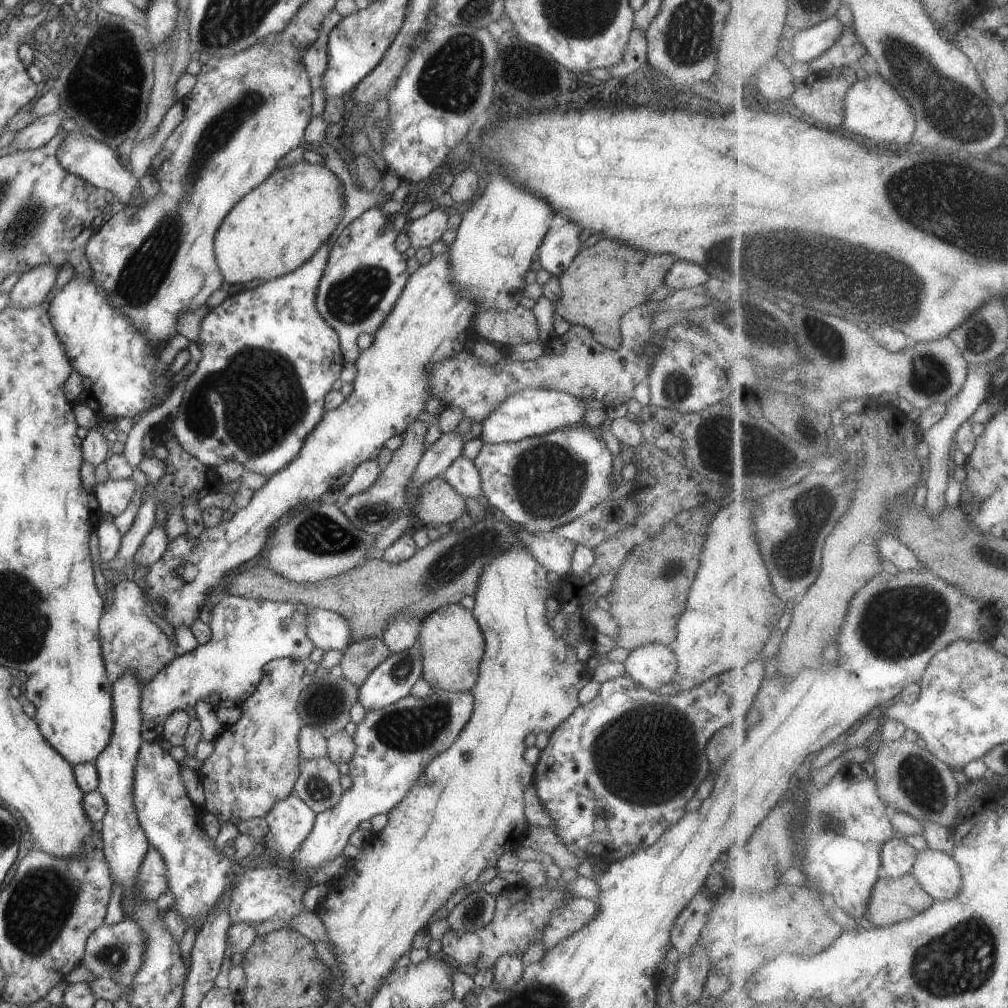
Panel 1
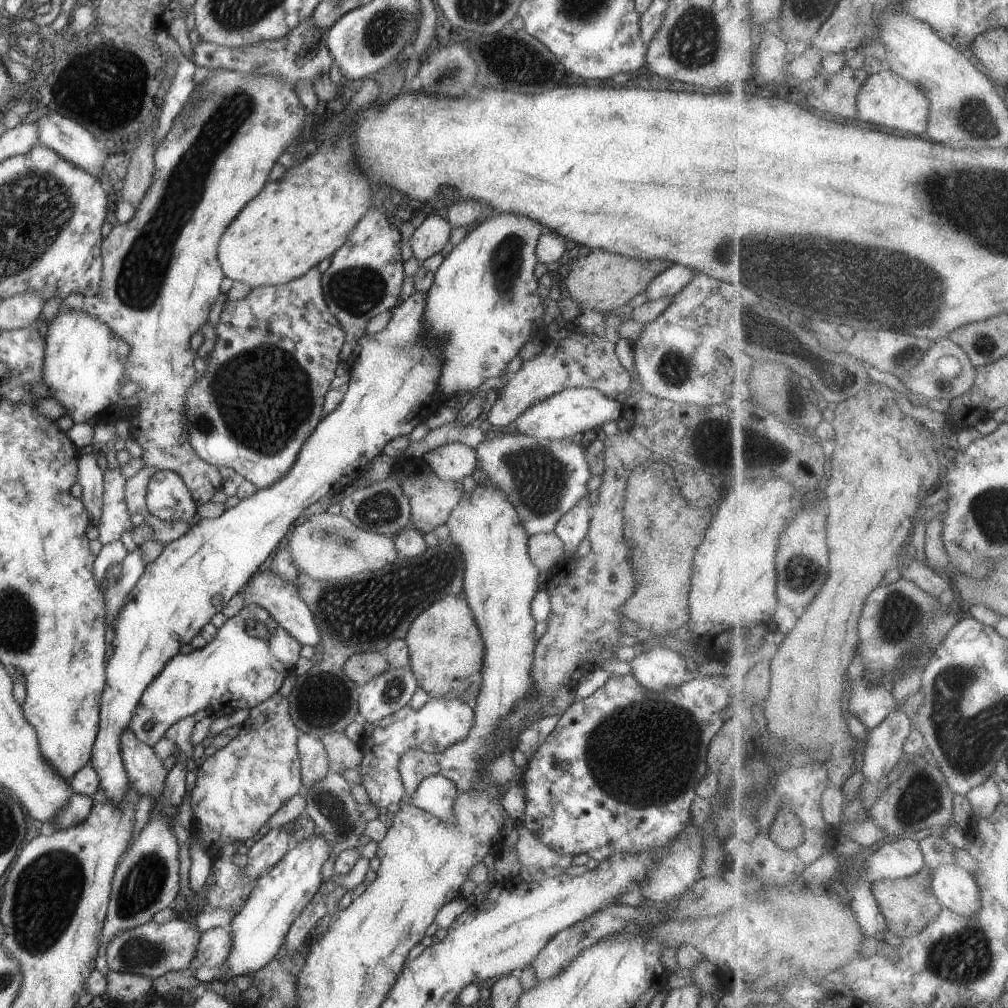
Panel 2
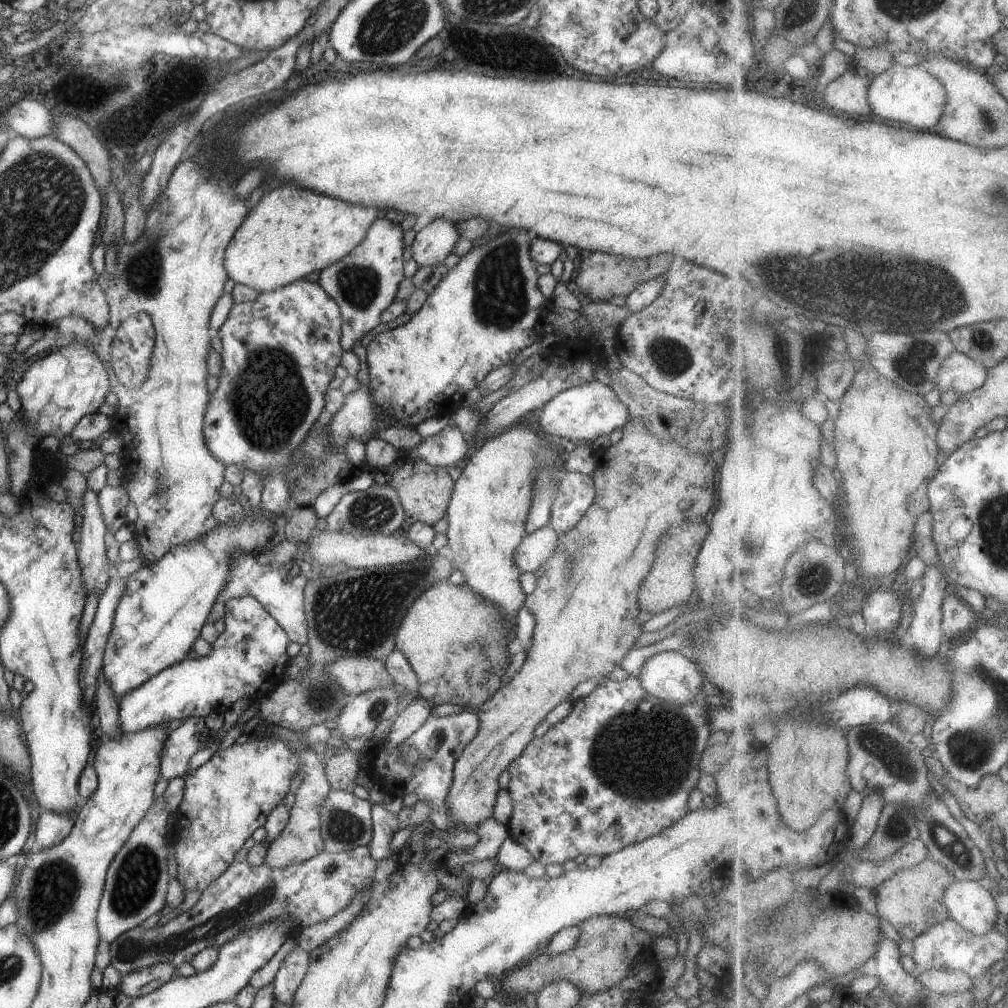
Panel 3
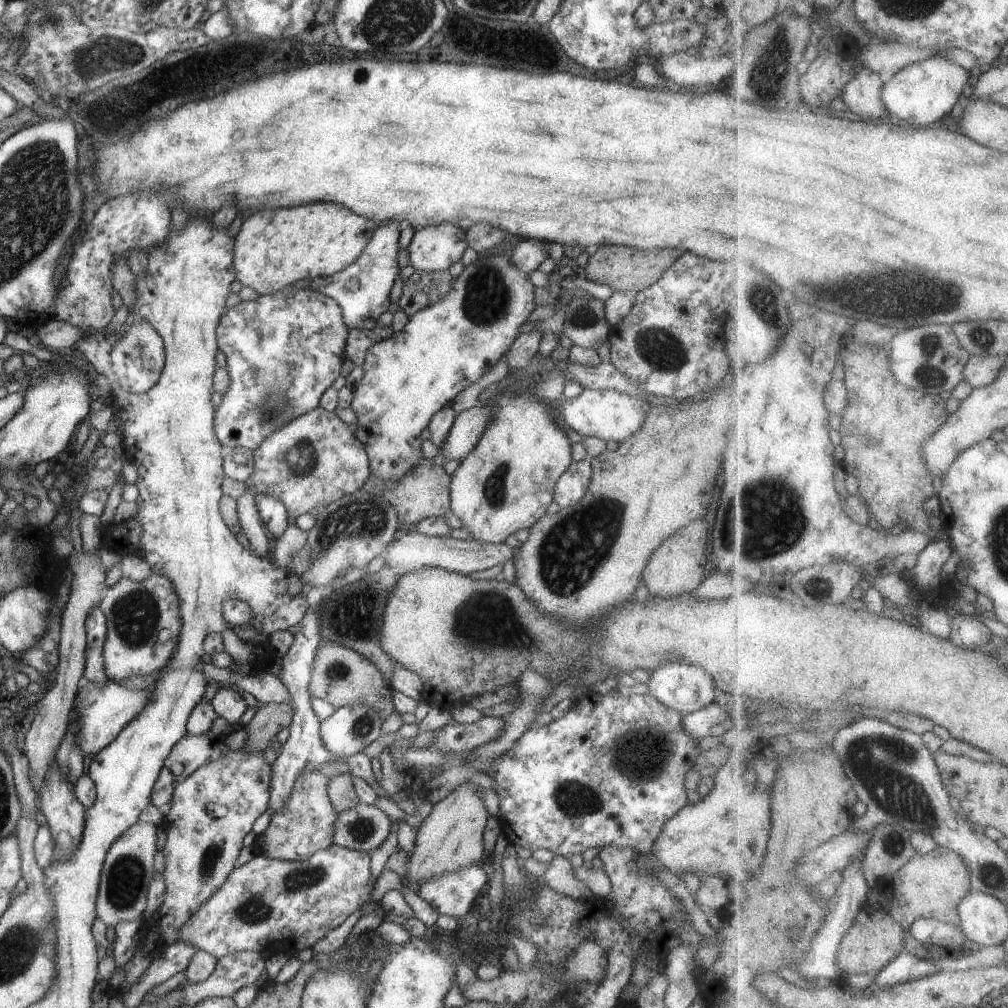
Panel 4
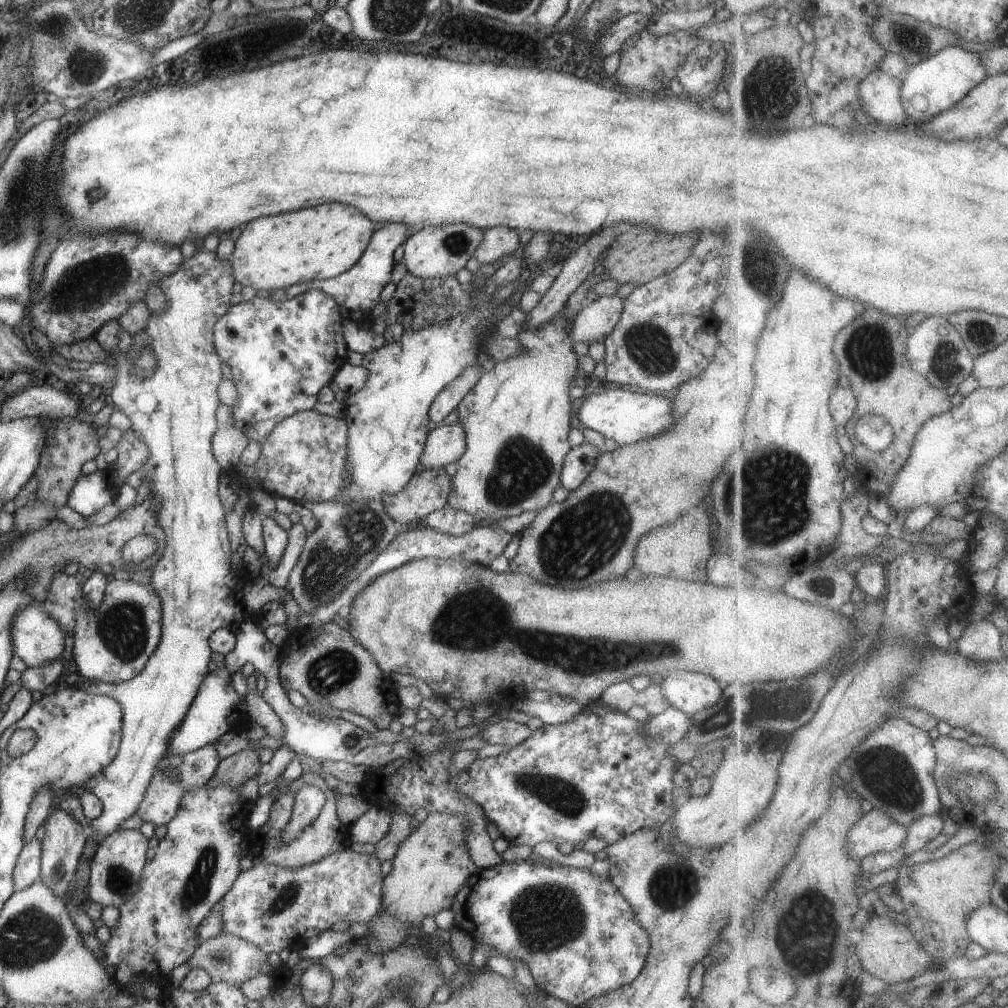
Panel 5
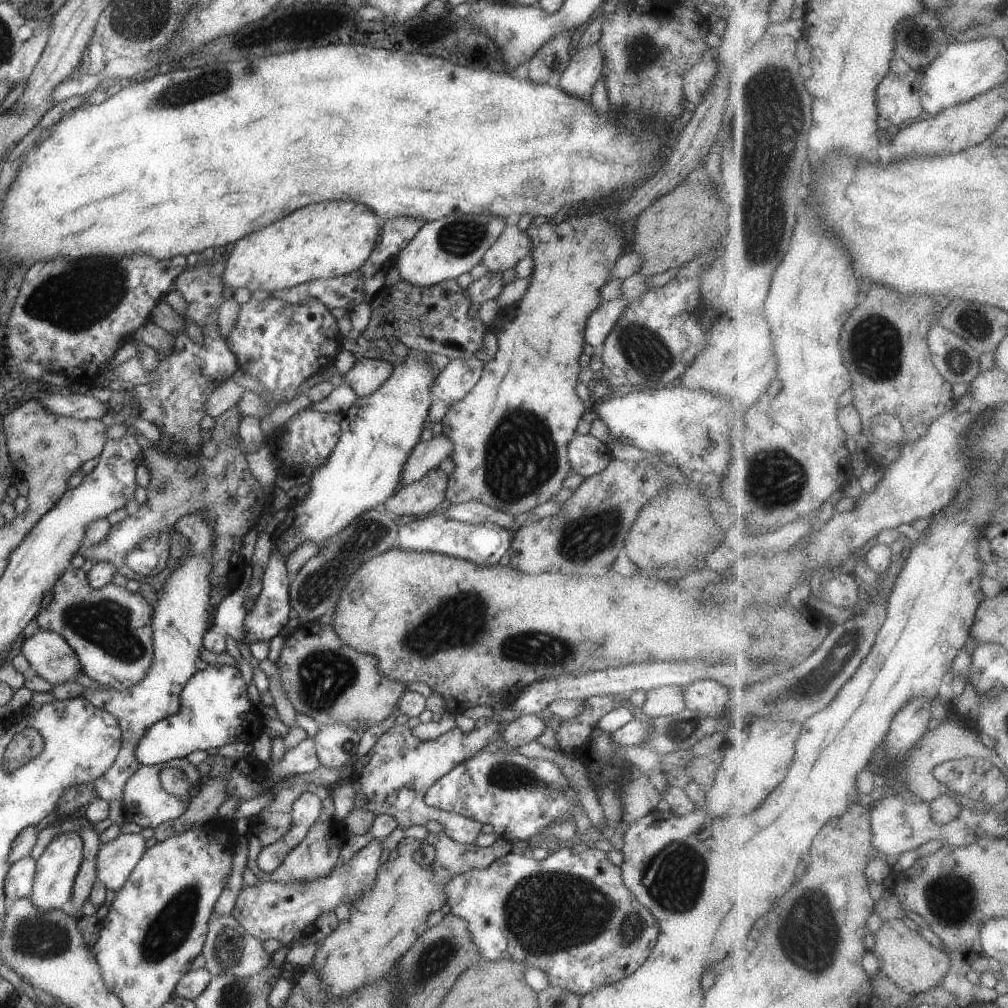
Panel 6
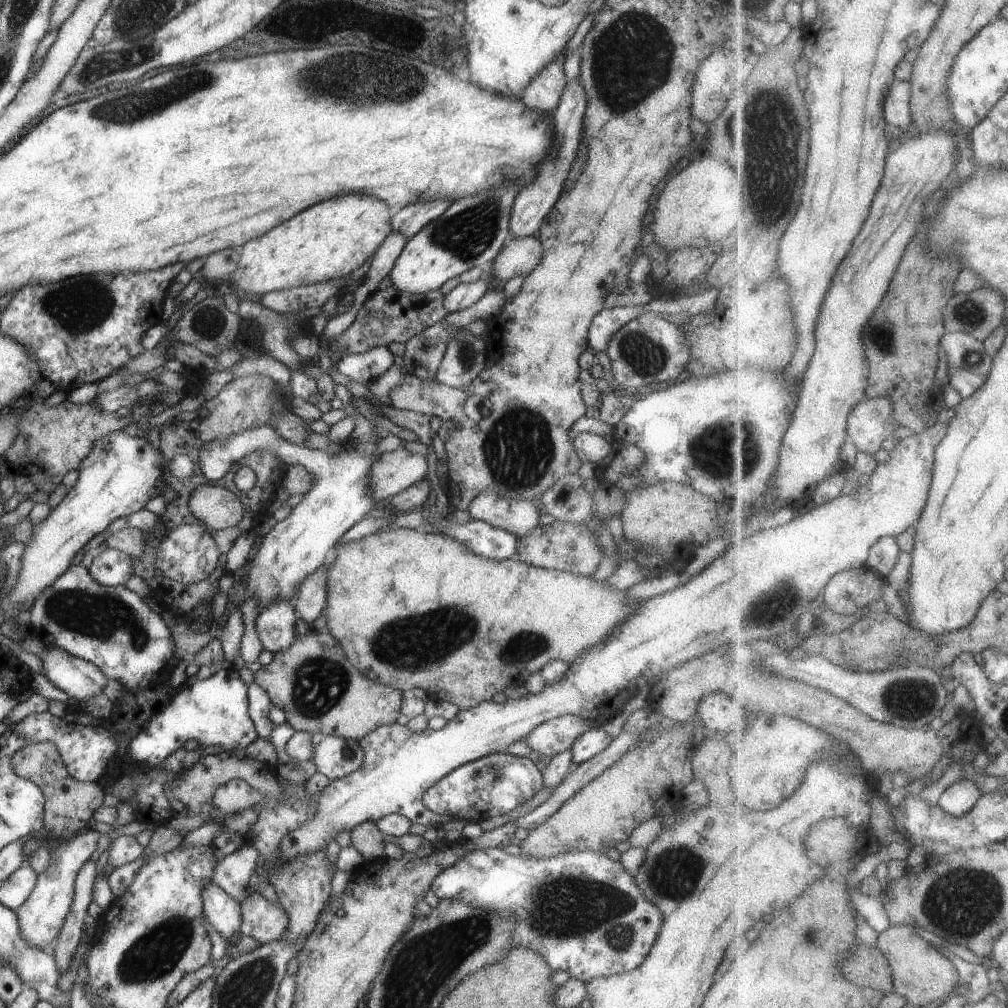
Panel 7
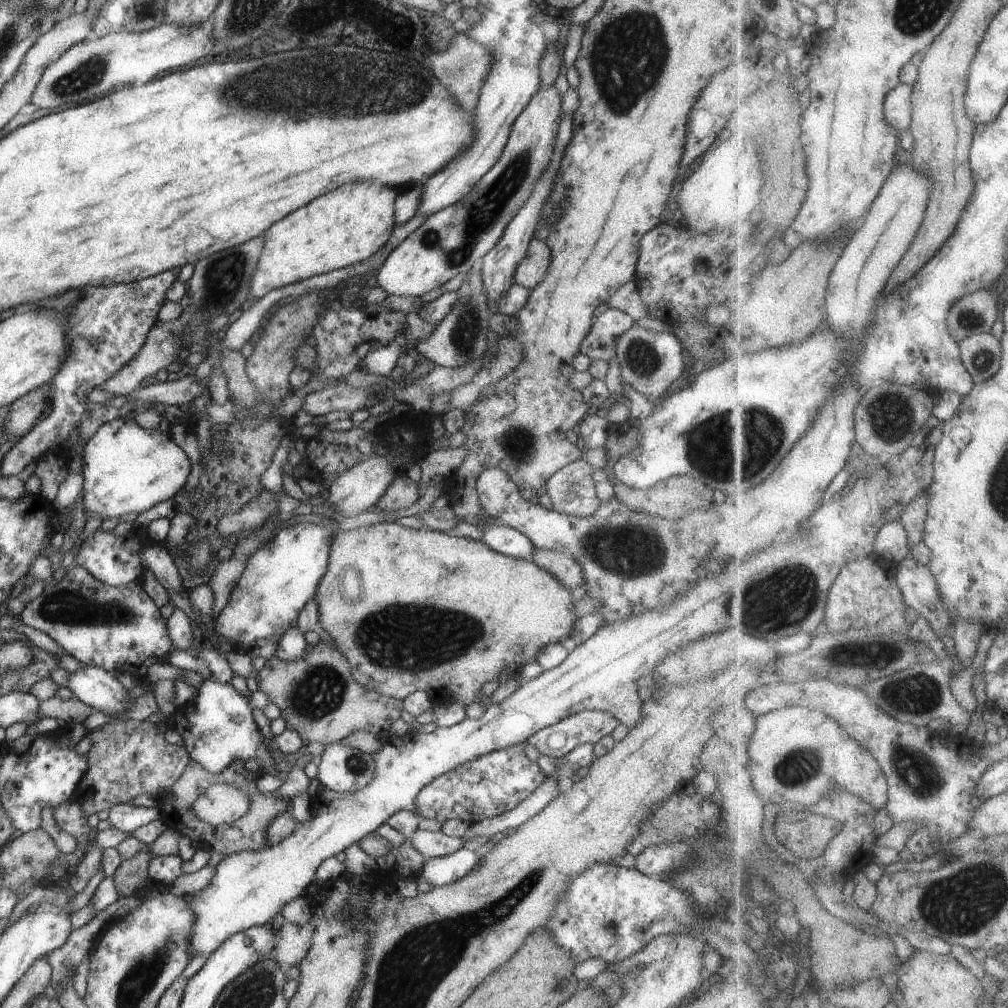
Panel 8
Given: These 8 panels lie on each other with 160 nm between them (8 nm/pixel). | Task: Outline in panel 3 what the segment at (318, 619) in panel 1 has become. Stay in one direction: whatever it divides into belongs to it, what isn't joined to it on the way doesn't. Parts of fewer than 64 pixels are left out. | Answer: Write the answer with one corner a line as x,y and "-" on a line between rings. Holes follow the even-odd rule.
244,551
237,552
235,563
229,568
225,587
218,593
216,602
207,618
213,624
225,615
225,604
233,598
254,597
264,610
284,629
291,643
302,645
307,642
308,616
306,614
305,588
311,580
308,573
294,570
289,566
278,565
274,561
261,562
256,556

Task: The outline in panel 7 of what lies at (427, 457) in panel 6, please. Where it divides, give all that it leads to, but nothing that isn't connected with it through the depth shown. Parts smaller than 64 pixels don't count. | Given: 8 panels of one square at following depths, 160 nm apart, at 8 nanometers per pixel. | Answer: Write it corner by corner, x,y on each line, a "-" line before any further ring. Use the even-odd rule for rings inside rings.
400,447
395,451
385,451
370,467
369,490
374,501
388,499
415,482
422,481
427,475
428,463
425,455
415,454

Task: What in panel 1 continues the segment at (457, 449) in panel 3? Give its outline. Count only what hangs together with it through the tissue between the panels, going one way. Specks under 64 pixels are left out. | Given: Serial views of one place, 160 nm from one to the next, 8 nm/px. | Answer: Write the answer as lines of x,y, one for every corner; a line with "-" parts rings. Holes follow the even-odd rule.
465,455
460,456
450,464
450,468
441,475
450,487
454,488
462,498
479,500
482,493
481,479
473,460

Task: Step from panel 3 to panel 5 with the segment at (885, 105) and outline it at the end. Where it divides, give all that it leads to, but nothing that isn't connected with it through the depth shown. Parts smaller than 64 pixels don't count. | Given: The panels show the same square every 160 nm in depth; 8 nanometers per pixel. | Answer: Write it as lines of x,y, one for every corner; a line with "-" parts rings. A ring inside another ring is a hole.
957,45
948,47
930,60
910,68
904,76
903,99
907,111
916,122
931,121
964,100
990,75
992,74
979,52
970,51

